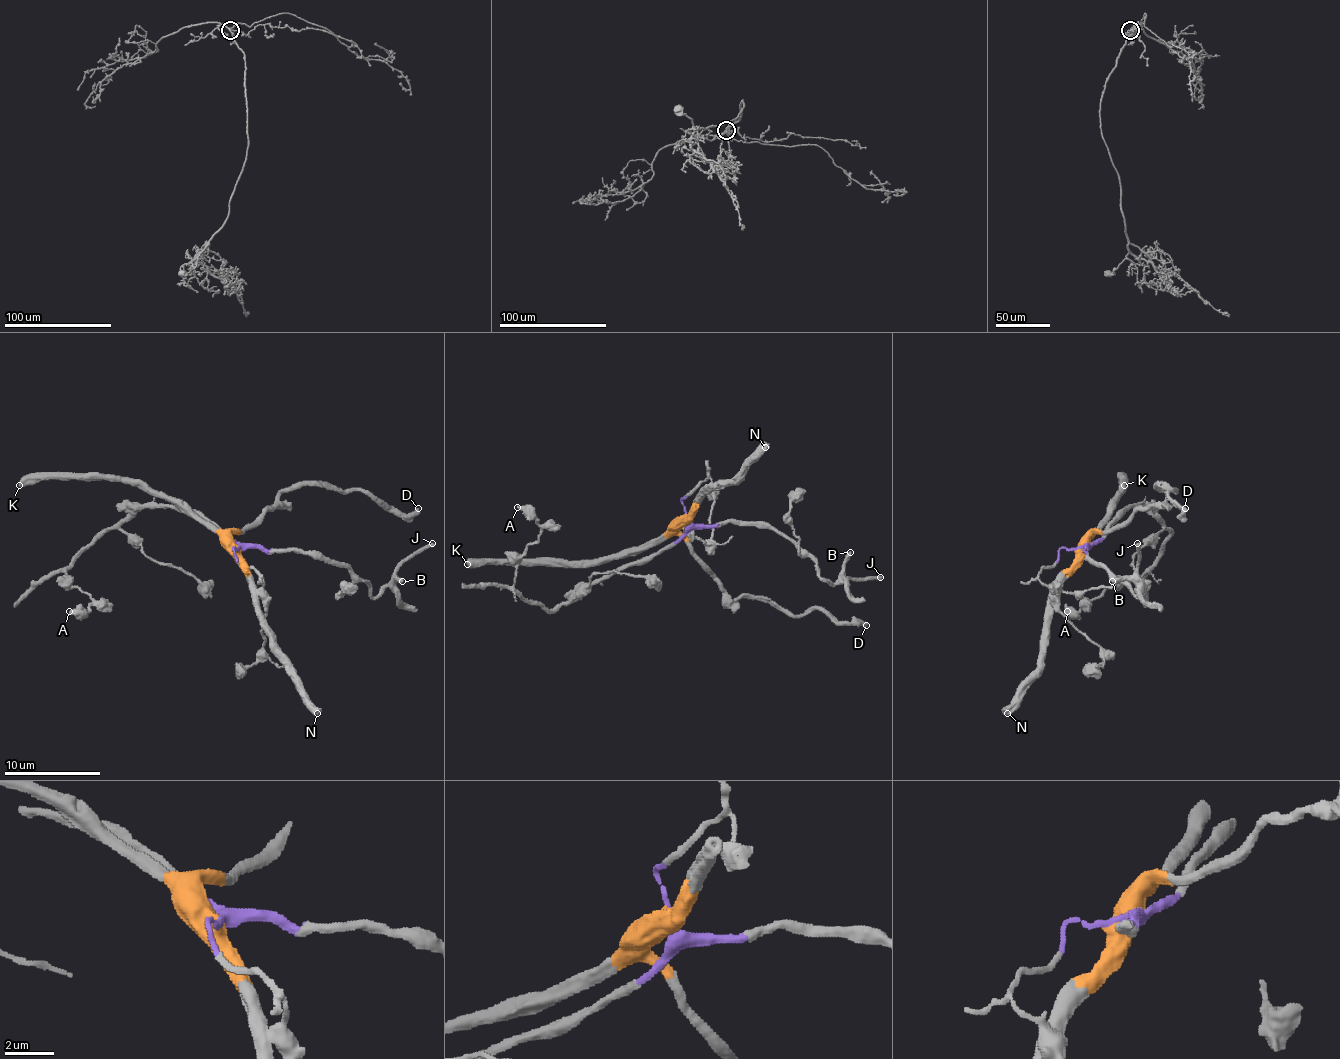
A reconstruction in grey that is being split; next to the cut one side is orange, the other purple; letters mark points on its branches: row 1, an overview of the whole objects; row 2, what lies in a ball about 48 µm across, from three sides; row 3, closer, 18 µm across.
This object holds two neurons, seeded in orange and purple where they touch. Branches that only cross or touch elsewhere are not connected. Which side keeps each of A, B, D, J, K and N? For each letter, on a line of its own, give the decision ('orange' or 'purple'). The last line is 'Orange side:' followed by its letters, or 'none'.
A: purple
B: purple
D: orange
J: purple
K: orange
N: orange
Orange side: D, K, N

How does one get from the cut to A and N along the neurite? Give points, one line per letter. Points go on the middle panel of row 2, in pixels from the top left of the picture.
A: (687, 519), (677, 540), (550, 610), (531, 605), (514, 588), (517, 562), (541, 533), (536, 519), (517, 507)
N: (687, 519), (706, 492), (749, 463), (766, 447)

